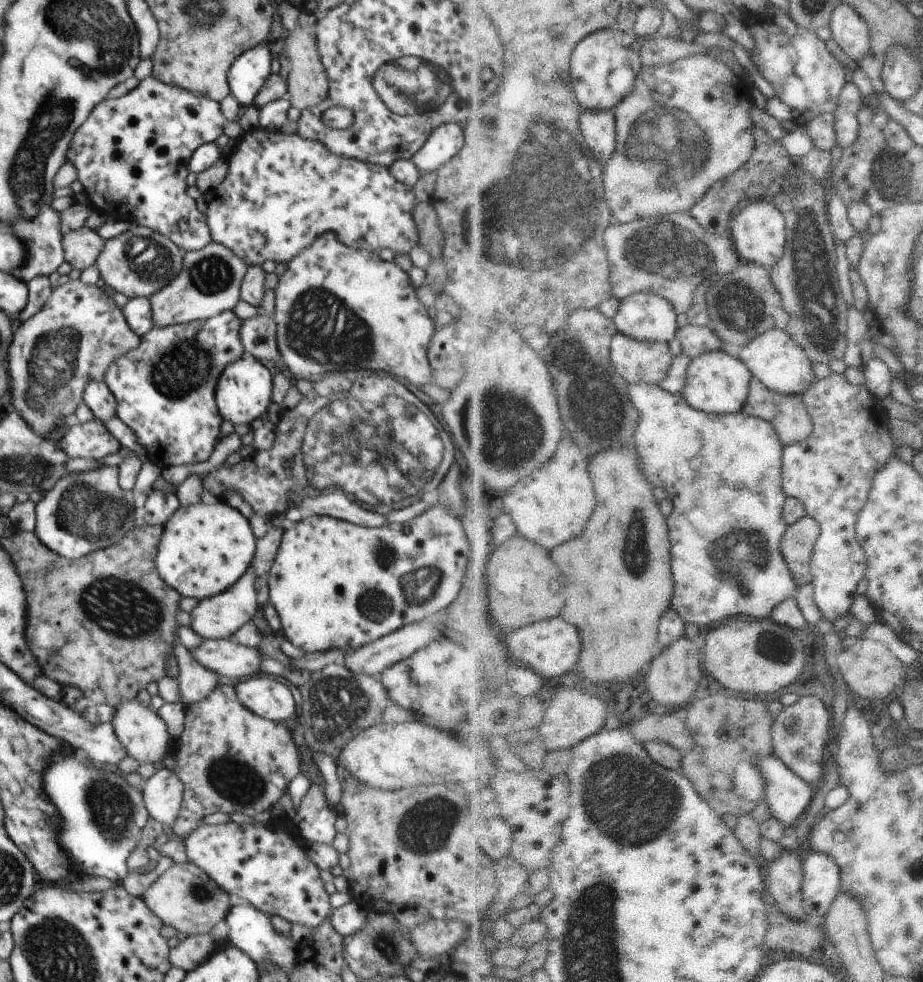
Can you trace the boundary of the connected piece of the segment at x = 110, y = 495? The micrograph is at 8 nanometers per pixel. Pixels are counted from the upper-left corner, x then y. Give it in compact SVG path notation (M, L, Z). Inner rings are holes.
M101 466L97 470L68 474L57 480L57 483L35 504L35 531L40 542L61 557L78 560L91 552L117 543L137 524L133 504L128 502L126 492L119 486L118 468Z

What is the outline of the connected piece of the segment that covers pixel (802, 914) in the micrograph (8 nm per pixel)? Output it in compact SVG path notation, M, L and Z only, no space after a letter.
M786 847L784 849L779 859L767 863L770 891L789 917L804 921L809 916L803 899L805 862L802 861L798 848L796 852Z

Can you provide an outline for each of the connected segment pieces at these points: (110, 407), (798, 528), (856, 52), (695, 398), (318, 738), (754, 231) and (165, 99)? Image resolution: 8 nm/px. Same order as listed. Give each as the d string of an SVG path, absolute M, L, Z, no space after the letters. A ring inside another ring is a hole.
M90 381L85 386L83 402L103 423L117 416L115 396L104 381Z
M806 516L785 534L783 551L801 587L814 583L813 558L824 527L818 519Z
M843 2L836 9L830 28L839 46L858 64L868 54L875 56L869 22L851 4Z
M724 351L708 353L690 365L688 384L683 395L698 410L717 415L737 415L745 410L754 377L754 373L744 361L736 360Z
M336 662L314 671L306 684L296 689L298 714L305 730L305 741L312 752L328 753L336 762L343 746L361 730L382 722L382 712L390 702L379 678L353 673Z
M760 201L750 204L734 215L729 234L734 238L744 262L758 263L770 270L785 256L789 241L788 218L778 205Z
M152 76L145 78L143 81L139 81L139 85L130 93L117 99L104 99L99 102L88 115L88 118L82 123L82 126L74 133L72 137L70 148L67 150L67 160L74 164L78 170L78 180L84 186L84 193L88 198L89 205L100 211L108 210L108 212L114 212L118 210L118 214L126 213L126 218L129 218L133 224L142 225L158 231L160 234L167 236L176 246L179 246L184 252L186 251L199 251L203 249L207 244L210 244L213 240L211 232L207 223L205 214L200 213L200 210L196 207L196 201L190 198L186 194L186 177L189 174L189 160L194 151L200 148L203 144L214 143L215 140L225 132L225 124L227 118L222 114L221 106L219 102L208 99L202 95L195 95L193 92L167 85L157 78Z

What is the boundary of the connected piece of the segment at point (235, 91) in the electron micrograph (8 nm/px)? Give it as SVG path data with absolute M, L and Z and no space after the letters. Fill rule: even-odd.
M266 42L238 55L228 71L229 89L243 109L254 104L254 99L271 75L272 55Z

